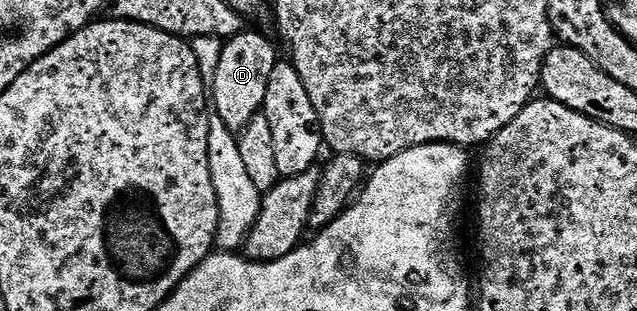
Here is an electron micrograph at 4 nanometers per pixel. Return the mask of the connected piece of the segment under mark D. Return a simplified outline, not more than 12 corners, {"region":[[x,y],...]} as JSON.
{"region":[[250,29],[223,43],[214,114],[243,131],[262,112],[274,45]]}

